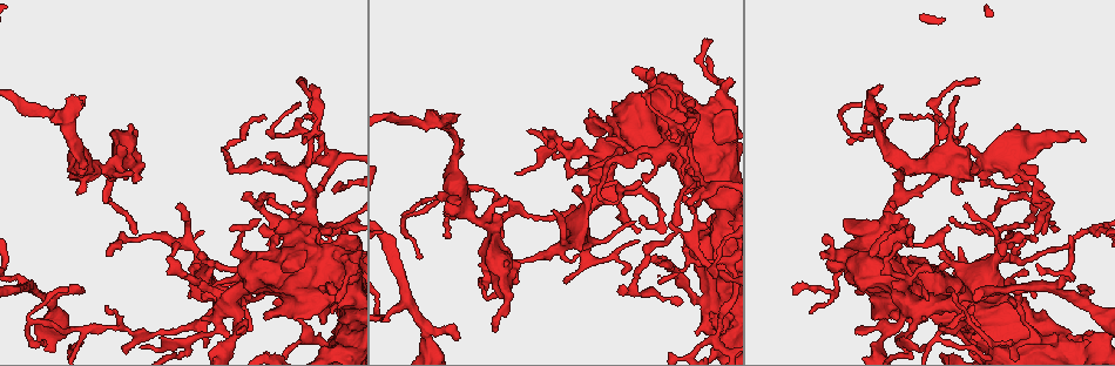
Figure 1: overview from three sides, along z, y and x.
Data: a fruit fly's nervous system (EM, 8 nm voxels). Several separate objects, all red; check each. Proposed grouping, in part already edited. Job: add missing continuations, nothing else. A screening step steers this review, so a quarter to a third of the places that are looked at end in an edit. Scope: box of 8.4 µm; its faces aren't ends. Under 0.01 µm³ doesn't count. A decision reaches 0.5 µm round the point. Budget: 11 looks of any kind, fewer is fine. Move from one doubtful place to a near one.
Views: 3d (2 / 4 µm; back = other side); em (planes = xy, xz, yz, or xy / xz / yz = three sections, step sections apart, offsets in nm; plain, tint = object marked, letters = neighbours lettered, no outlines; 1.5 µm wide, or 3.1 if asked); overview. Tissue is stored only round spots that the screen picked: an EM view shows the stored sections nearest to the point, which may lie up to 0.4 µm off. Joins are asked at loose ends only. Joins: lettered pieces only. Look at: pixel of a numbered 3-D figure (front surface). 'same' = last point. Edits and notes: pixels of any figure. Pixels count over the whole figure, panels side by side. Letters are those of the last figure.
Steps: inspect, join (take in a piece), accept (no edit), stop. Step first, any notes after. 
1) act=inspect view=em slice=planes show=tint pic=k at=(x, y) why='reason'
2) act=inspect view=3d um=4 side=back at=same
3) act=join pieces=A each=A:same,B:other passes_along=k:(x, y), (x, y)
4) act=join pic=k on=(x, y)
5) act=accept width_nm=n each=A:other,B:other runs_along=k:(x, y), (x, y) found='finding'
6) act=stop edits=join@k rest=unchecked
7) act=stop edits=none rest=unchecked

act=inspect view=em slice=planes show=letters pic=1 at=(576, 253) why='an open end'

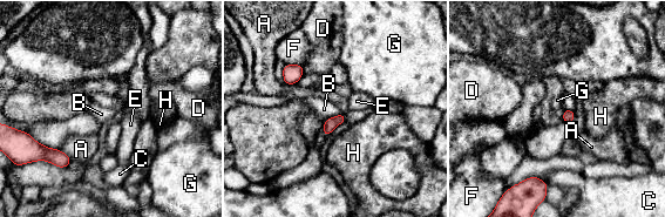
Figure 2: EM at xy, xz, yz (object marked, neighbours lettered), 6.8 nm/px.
act=accept longest_contact=F:140nm each=A:other,B:other,C:other,D:other,E:other,F:other,G:other,H:other found='none of them fits'

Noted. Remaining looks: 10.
act=inspect view=em slice=planes show=tint pic=1 at=(257, 253) why='stops while still wide'

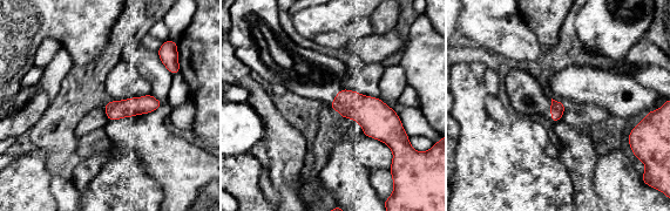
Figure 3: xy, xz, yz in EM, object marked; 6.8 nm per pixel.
act=inspect view=em slice=planes show=letters at=same

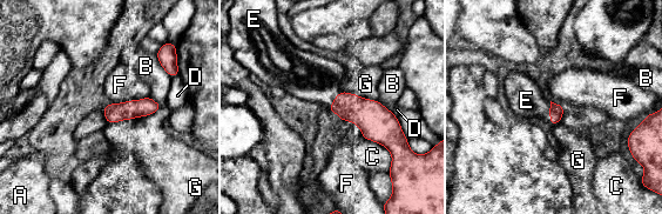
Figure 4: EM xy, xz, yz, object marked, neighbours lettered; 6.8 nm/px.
act=join pieces=E each=A:other,B:other,C:other,D:other,E:same,F:other,G:other passes_along=4:(556, 111), (548, 112), (526, 100) found='it goes on there'

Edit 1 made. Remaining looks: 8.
act=inspect view=overview why='see it whole again'

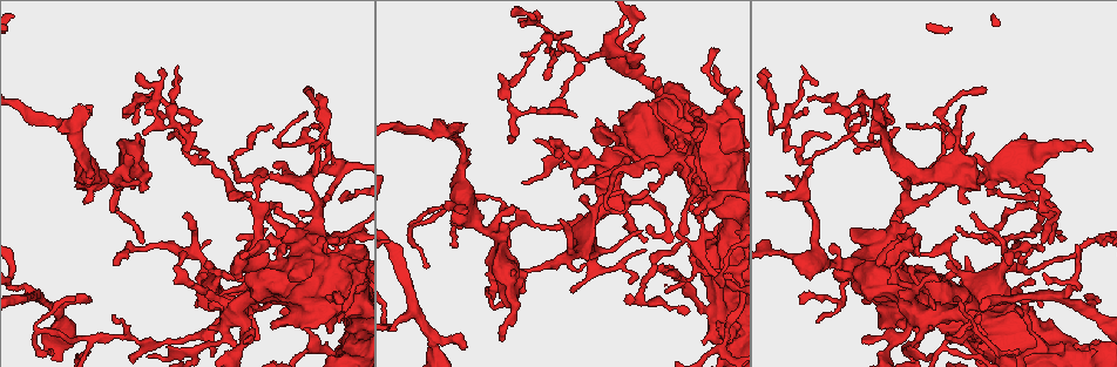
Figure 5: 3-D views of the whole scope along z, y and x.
act=inspect view=3d um=4 side=back pic=5 at=(896, 130) why='branch stops here'

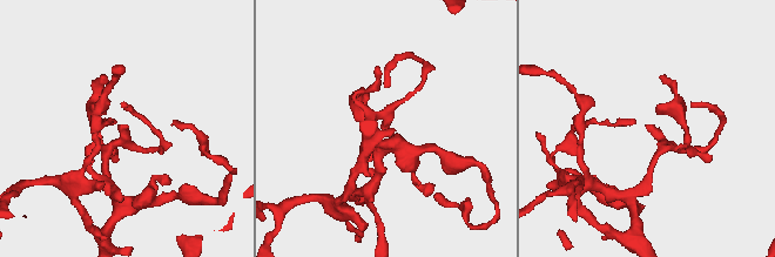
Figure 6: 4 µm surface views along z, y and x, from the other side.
act=inspect view=em slice=planes show=letters pic=6 at=(119, 129) why='shape alone is not enough'

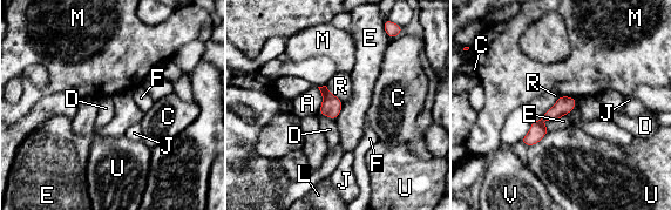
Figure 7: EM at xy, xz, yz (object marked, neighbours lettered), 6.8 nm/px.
act=accept width_nm=120 longest_contact=R:280nm each=A:other,C:other,D:other,E:other,F:other,J:other,L:other,M:other,R:other,U:other,V:other found='no lettered piece goes on from it'

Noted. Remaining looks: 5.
act=inspect view=em slice=planes show=plain pic=5 at=(791, 177) why='an open end'

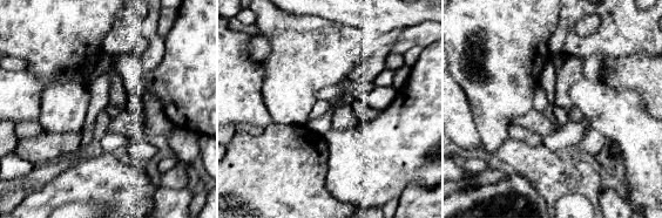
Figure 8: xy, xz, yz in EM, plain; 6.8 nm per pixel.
act=inspect view=em slice=planes show=letters at=same why='what lies round it'

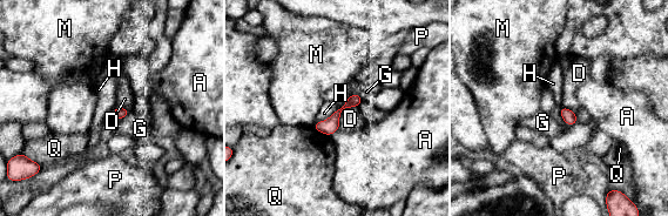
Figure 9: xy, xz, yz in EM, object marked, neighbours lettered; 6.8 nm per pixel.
act=accept each=A:other,D:other,G:other,H:other,M:other,P:other,Q:other border=9:(339, 107), (312, 126) found='no lettered piece goes on from it'

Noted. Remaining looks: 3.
act=stop edits=join@4 rest=unchecked

